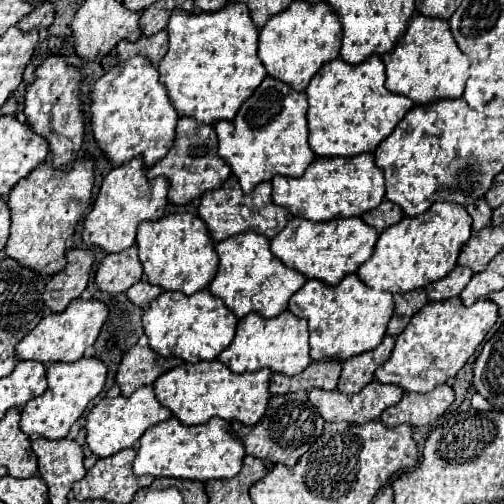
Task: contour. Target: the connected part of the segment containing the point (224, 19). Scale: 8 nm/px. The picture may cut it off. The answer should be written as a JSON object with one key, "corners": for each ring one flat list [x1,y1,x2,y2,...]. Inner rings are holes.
{"corners":[[226,2,226,6,216,12,184,12,182,8,176,8,166,30,170,36,170,48,158,64,158,72,178,114,202,120,204,124,232,120,242,102,266,78,264,64,258,58,258,28,252,22,248,6,244,2]]}

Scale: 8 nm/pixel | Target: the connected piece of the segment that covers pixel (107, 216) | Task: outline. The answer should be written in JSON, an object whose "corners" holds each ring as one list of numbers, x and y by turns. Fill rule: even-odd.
{"corners":[[136,156,104,178,96,202,84,220,82,240,86,244,96,244,106,252,122,252,134,244,136,228,142,220,158,220,164,216,168,206,168,180,164,176,150,180,146,172,144,158]]}

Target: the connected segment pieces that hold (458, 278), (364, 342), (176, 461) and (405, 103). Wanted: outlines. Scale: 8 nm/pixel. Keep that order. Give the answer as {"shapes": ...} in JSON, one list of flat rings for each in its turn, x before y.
{"shapes":[[[454,266,454,270,448,276,444,276,444,278,440,278,440,280,426,286,428,298,432,302,438,302,438,300,448,300,452,296,458,296,466,288,466,284,470,282,472,274,474,272,470,268]],[[350,274,336,286,328,286,320,280,306,280,296,296,292,296,288,310,298,318,308,318,312,360,344,362,350,356,374,350,380,344,394,312,394,300,390,292,378,292,366,286,356,274]],[[178,418,154,424,140,438,138,454,134,458,134,474,152,476,172,476,172,478,192,478,208,482,214,478,234,478,244,460,244,444,234,438,230,422,222,418,212,418,206,424,184,426]],[[370,56,360,64,348,64,342,58,324,64,306,88,310,146,318,156,356,156,374,152,376,146,392,134,394,126,414,106,410,98,390,92,384,86,382,58]]]}

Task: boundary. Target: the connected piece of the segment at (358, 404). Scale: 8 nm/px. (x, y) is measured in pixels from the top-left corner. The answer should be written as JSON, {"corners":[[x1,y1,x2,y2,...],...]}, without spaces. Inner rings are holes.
{"corners":[[372,382,358,394,344,394,340,390,310,390,310,402,318,408,324,420,330,422,372,422,402,398,404,390,396,384]]}

